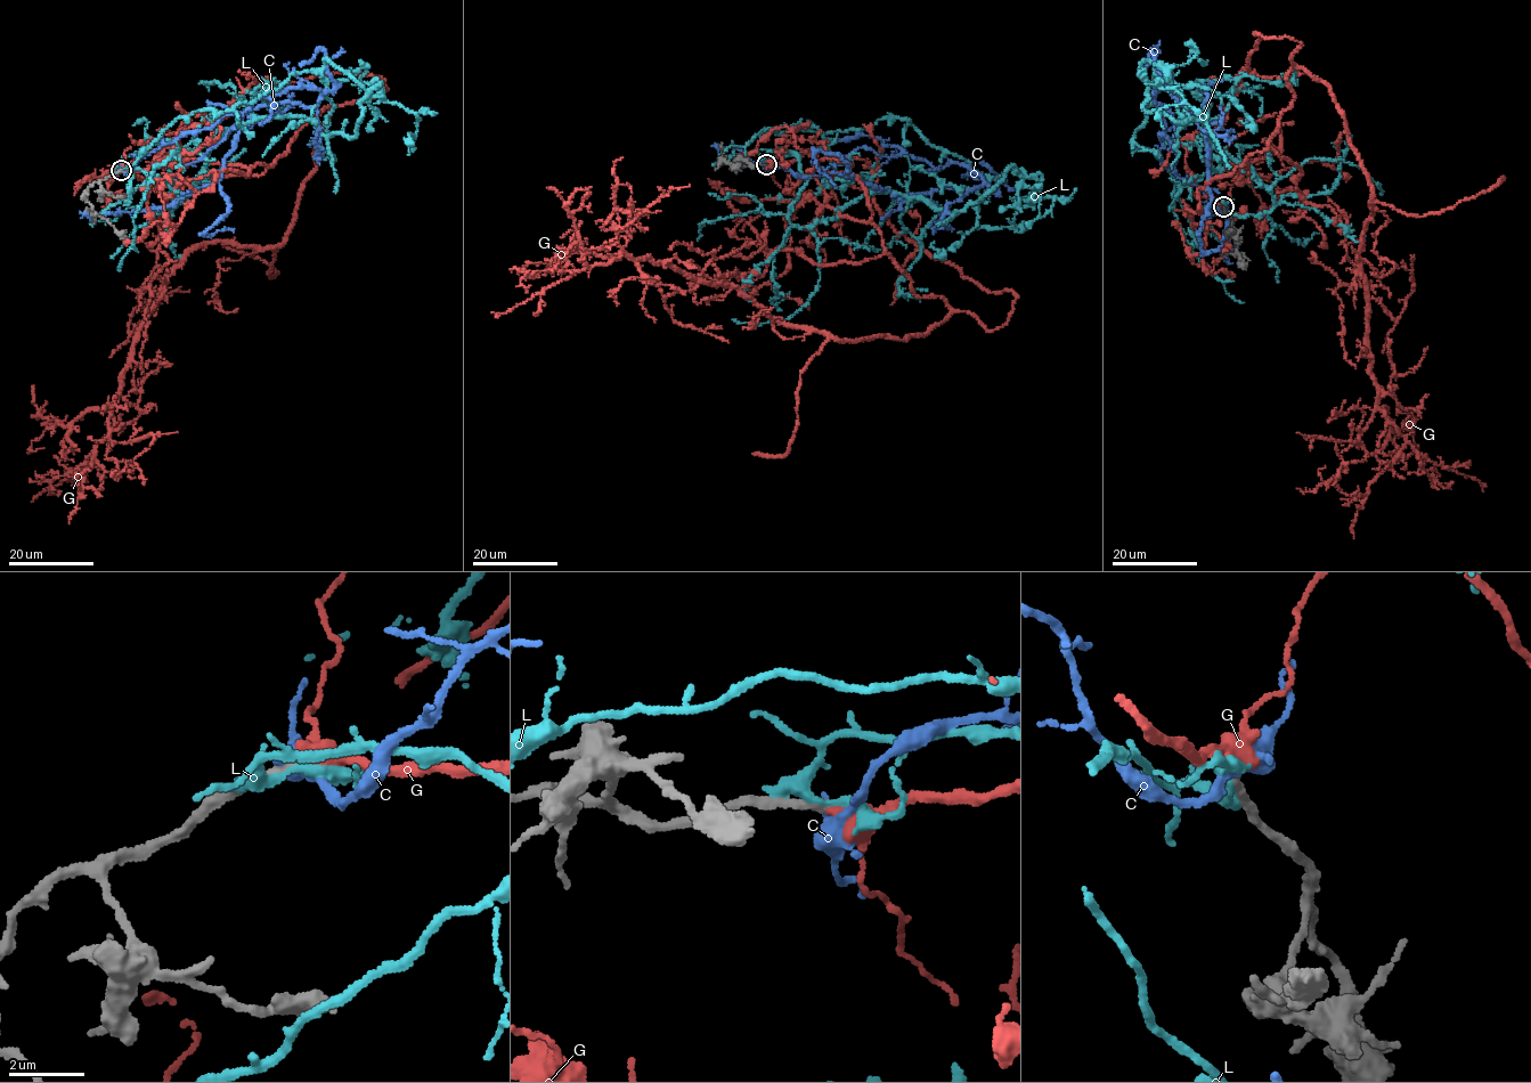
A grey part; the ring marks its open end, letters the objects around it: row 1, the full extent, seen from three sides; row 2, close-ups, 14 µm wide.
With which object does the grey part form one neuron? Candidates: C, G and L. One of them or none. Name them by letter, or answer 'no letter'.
G

